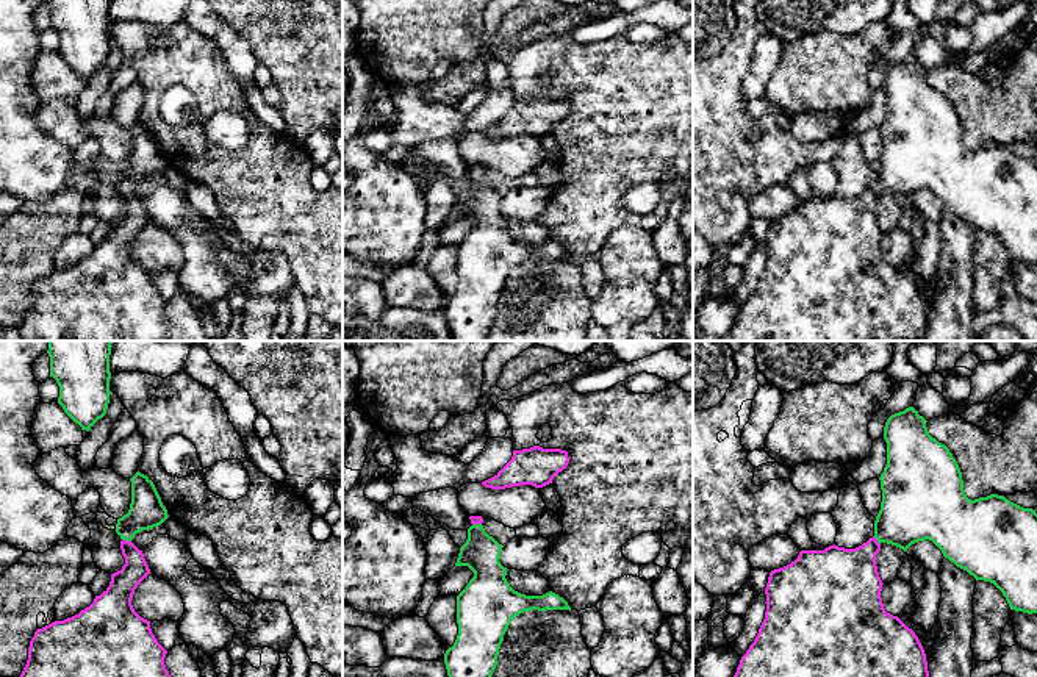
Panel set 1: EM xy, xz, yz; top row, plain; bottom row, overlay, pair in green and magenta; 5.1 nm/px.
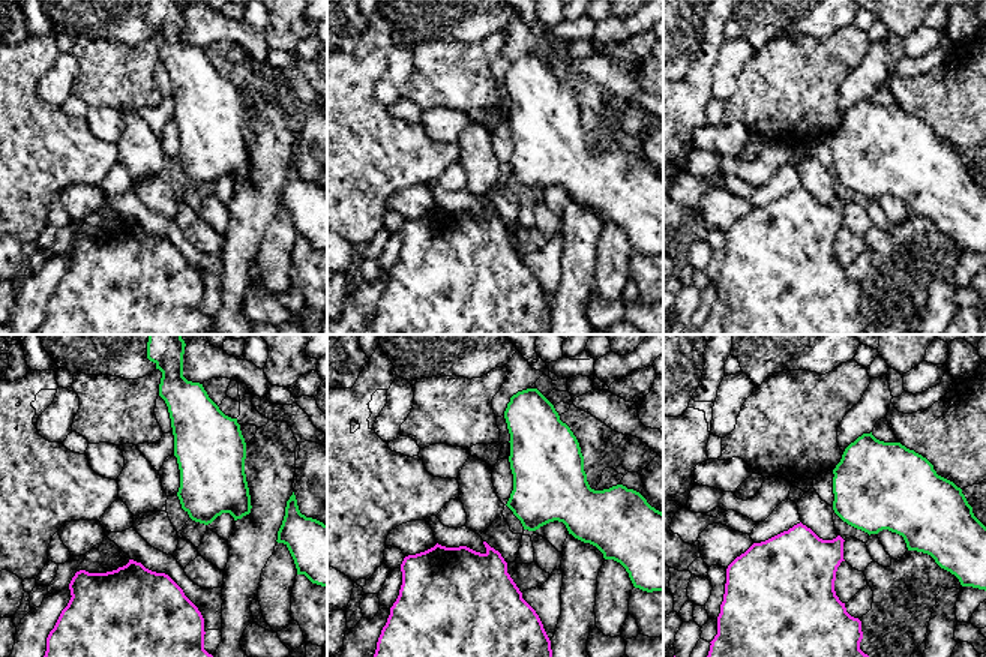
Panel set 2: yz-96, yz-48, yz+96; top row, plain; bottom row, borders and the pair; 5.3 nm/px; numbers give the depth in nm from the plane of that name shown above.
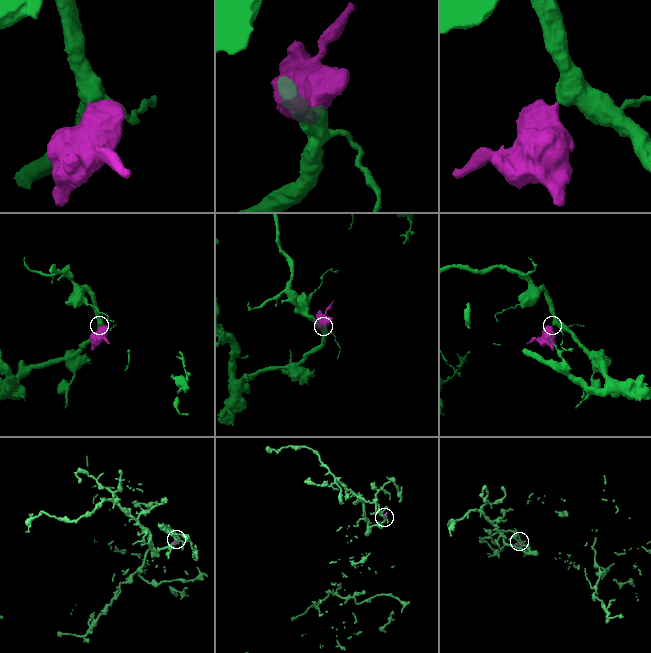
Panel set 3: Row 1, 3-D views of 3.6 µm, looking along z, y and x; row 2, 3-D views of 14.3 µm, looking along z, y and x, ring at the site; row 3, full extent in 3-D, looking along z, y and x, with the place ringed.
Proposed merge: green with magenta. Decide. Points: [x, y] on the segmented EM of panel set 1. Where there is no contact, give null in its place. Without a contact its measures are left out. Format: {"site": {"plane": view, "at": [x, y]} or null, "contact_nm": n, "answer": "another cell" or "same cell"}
{"site": {"plane": "xy", "at": [127, 540]}, "contact_nm": 50, "answer": "same cell"}

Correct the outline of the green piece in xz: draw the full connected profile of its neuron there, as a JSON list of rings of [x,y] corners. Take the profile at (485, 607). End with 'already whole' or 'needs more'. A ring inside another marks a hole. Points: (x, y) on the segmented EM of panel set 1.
[[[469,516],[468,539],[455,566],[468,566],[474,577],[457,596],[458,635],[444,654],[449,677],[491,677],[504,635],[513,618],[524,611],[571,610],[568,602],[549,591],[526,596],[507,582],[499,561],[502,544],[490,536],[482,516]]]; needs more

